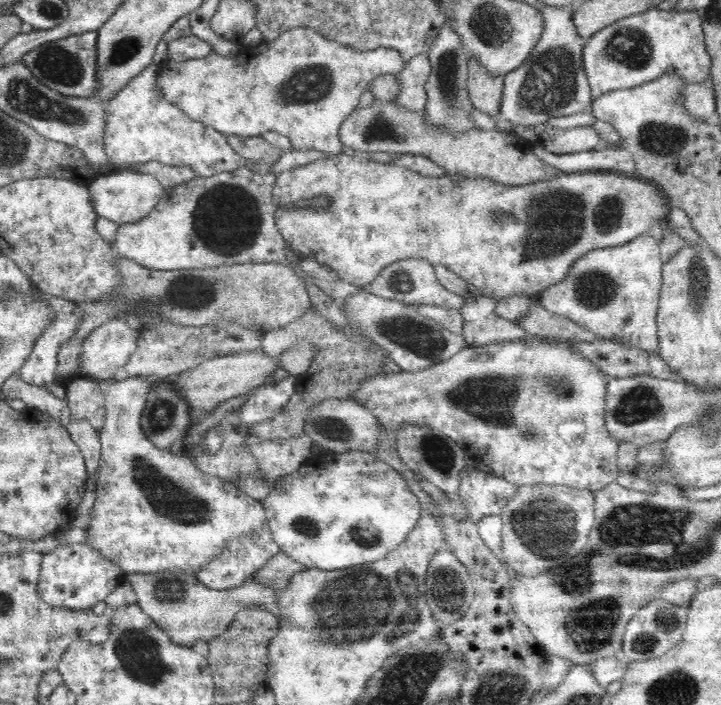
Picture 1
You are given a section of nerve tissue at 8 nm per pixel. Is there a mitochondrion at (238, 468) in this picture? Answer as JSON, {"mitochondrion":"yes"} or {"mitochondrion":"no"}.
{"mitochondrion":"no"}

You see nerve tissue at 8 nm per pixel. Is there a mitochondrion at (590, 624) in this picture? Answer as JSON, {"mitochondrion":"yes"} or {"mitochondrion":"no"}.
{"mitochondrion":"yes"}

